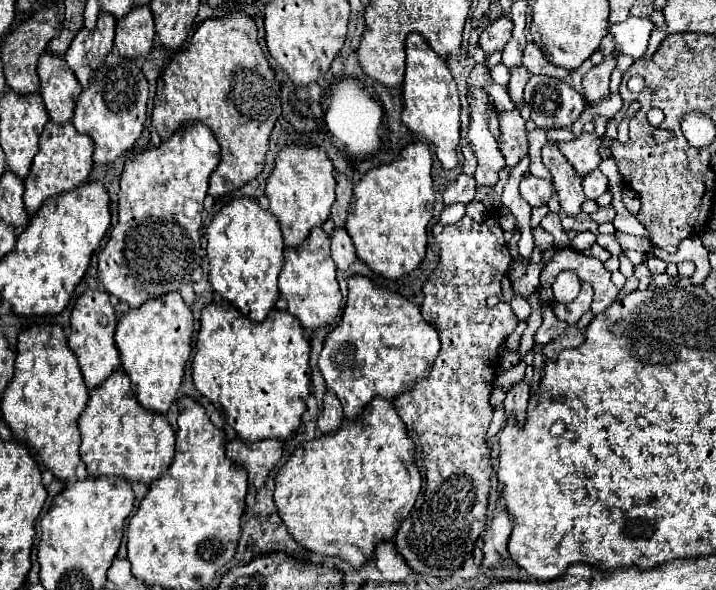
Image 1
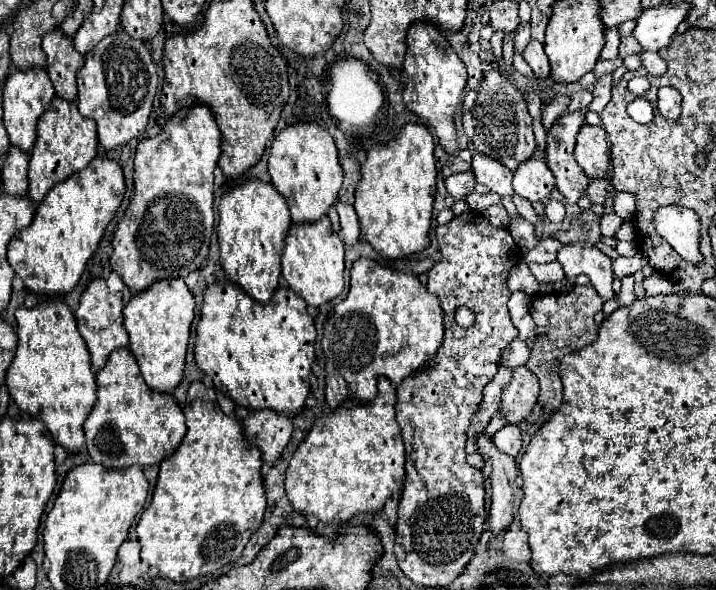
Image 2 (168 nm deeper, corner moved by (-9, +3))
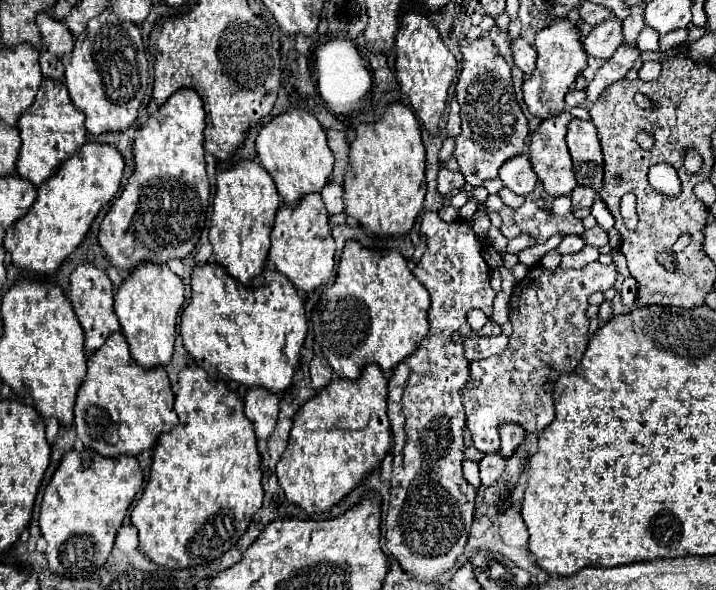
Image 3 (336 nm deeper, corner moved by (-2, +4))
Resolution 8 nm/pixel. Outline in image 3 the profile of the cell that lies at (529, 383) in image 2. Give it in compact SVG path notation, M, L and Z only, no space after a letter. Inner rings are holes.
M504 424L500 428L500 434L502 434L502 444L496 450L496 454L500 454L504 460L508 460L516 452L516 448L524 442L526 432L518 424Z

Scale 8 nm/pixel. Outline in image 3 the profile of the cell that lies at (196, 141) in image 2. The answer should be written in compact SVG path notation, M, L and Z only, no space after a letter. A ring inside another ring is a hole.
M184 88L174 92L160 108L154 112L148 122L136 130L134 134L134 174L128 178L126 188L122 194L112 202L110 210L106 212L104 220L100 222L98 242L106 250L106 256L116 268L130 270L134 264L142 260L150 260L156 264L164 264L170 258L186 258L200 234L204 230L206 212L208 212L208 198L210 198L210 184L206 176L206 162L204 162L204 102L192 88Z

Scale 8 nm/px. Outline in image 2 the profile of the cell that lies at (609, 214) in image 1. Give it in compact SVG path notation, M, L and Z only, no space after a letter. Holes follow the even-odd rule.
M615 213L601 217L601 233L603 233L603 235L613 237L613 235L619 231L621 225L623 225L623 219L621 219L619 215L615 215Z

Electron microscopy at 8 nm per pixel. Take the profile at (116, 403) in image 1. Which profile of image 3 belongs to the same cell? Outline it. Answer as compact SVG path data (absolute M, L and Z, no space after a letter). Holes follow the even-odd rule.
M114 332L108 340L88 356L88 372L78 388L76 406L74 406L74 428L78 438L92 450L102 456L138 456L142 450L152 450L158 436L166 430L172 430L178 424L174 412L174 392L170 388L170 380L162 366L156 368L142 368L138 366L128 350L128 342L124 340L122 332Z

